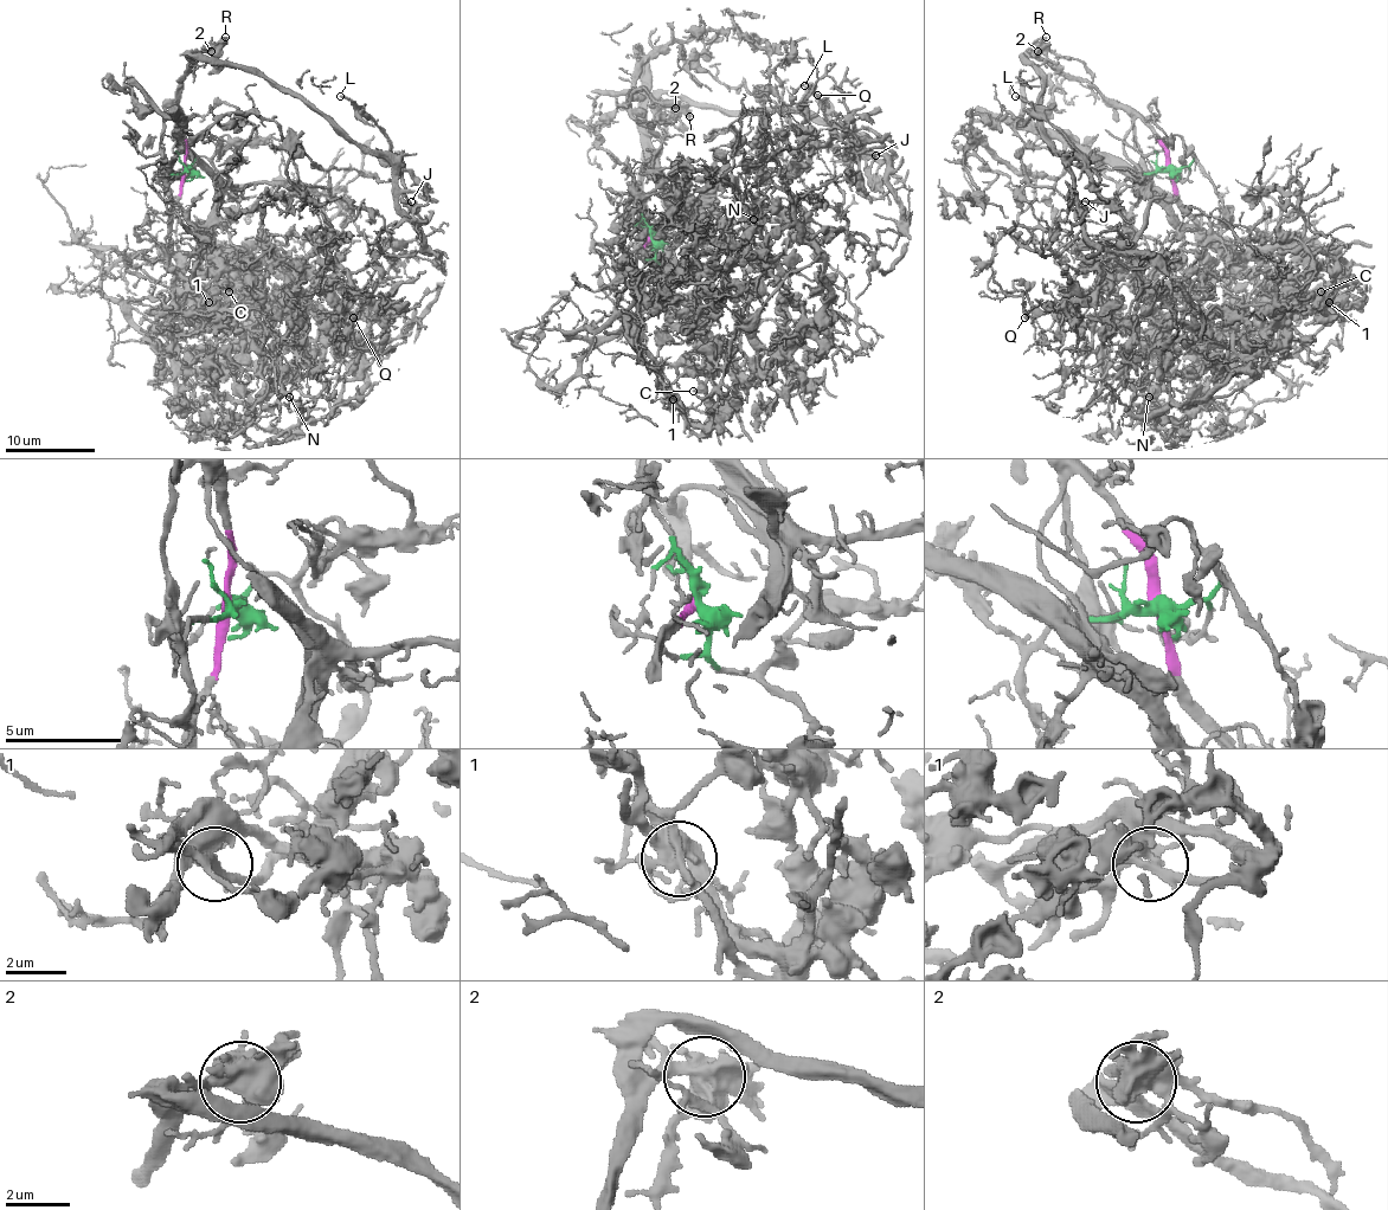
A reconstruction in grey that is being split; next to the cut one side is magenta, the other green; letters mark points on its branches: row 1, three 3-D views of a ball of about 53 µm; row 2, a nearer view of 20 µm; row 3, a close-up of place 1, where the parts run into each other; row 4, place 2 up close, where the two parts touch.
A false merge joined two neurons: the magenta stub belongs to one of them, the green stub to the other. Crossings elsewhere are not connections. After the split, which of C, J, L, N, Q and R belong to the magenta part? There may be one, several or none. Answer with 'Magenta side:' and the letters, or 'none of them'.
Magenta side: J, L, R

